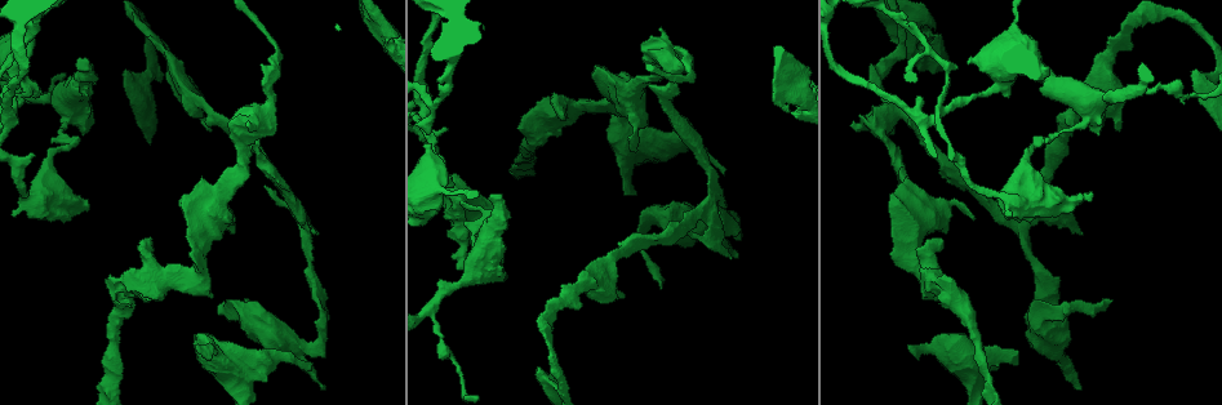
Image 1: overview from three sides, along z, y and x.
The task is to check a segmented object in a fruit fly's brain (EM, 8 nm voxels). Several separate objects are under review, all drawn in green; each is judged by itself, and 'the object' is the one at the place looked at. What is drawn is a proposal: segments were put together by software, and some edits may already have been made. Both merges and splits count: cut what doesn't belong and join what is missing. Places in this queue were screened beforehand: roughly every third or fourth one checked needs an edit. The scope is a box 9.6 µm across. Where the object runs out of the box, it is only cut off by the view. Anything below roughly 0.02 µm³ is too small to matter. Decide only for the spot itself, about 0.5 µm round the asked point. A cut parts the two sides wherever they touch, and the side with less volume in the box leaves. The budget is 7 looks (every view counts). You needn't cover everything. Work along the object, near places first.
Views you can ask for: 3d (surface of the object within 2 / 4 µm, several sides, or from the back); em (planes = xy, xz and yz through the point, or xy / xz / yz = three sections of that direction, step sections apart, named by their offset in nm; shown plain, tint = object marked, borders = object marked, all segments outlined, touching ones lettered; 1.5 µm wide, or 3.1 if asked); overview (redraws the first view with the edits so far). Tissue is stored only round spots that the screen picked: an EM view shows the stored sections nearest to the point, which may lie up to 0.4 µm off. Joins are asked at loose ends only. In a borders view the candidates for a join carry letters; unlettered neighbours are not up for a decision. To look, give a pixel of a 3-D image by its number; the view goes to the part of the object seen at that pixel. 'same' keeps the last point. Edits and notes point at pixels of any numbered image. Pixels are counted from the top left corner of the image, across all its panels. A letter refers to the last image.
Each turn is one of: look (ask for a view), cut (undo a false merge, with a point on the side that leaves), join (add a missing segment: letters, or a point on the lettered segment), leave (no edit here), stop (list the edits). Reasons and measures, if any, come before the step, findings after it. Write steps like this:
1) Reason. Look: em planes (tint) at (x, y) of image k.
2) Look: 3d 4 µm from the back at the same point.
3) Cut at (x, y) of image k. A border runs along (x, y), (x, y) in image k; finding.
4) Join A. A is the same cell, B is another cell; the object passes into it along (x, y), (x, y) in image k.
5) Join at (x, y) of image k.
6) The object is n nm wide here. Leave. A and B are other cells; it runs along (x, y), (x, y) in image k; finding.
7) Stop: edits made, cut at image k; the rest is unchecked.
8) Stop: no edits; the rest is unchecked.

Branch stops here. Look: em yz step 4 (borders) at (232, 230) of image 1.

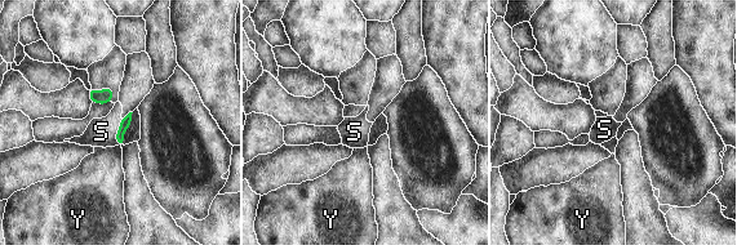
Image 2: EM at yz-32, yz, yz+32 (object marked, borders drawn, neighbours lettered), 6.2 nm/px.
Another direction. Look: em xz step 8 (borders) at the same point.

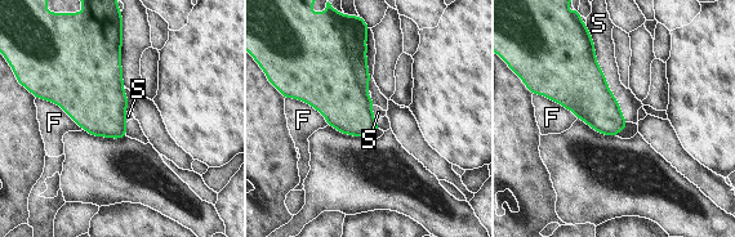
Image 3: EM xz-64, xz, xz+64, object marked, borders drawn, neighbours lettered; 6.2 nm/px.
Leave. F and S are other cells; a border runs along (588, 32), (596, 62), (627, 121) in image 3; none of them fits.

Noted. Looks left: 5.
An open end. Look: em planes (tint) at (662, 287) of image 1.

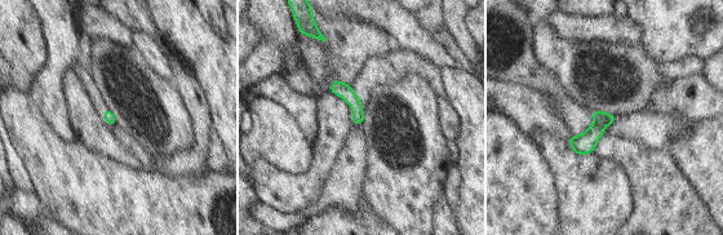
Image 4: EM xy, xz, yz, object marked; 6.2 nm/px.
Look: em planes (borders) at the same point.

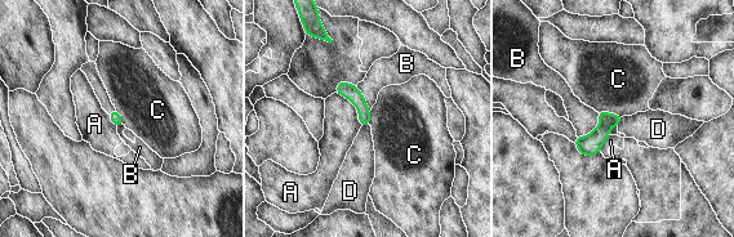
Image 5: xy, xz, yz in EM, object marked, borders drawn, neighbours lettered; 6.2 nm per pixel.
Leave. A, B, C and D are other cells; it runs along (342, 84), (361, 104), (365, 121) in image 5; none of them fits.

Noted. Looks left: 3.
An open end. Look: 3d 4 µm at (994, 366) of image 1.

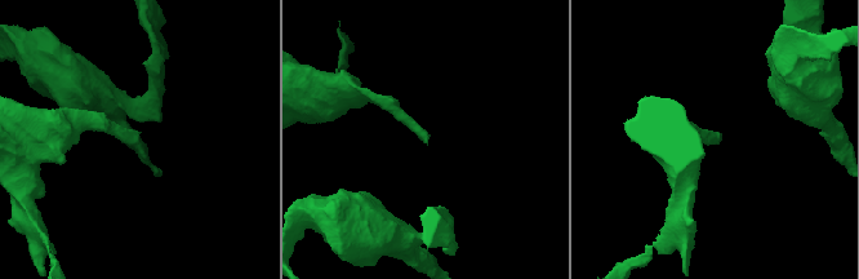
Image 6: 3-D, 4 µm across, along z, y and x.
Now the EM. Look: em xz step 8 (borders) at (425, 138) of image 6.

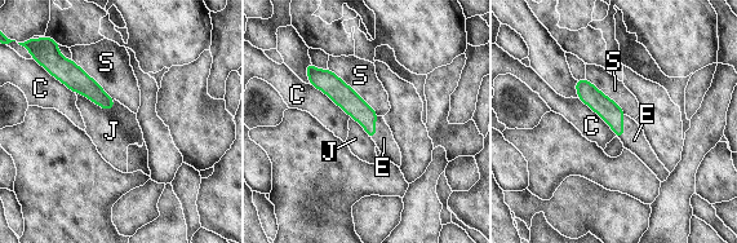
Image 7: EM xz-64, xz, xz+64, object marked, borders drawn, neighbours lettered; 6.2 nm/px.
Look: em planes (borders) at the same point.

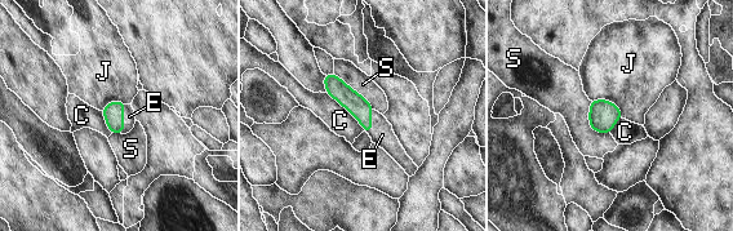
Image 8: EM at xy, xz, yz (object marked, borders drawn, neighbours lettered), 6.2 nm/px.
Join E. E is the same cell, C, J and S are other cells; the object passes into it along (114, 112), (123, 119), (129, 116) in image 8; the cell continues.

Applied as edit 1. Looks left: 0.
Stop: edits made, join at image 8; the rest is unchecked.

